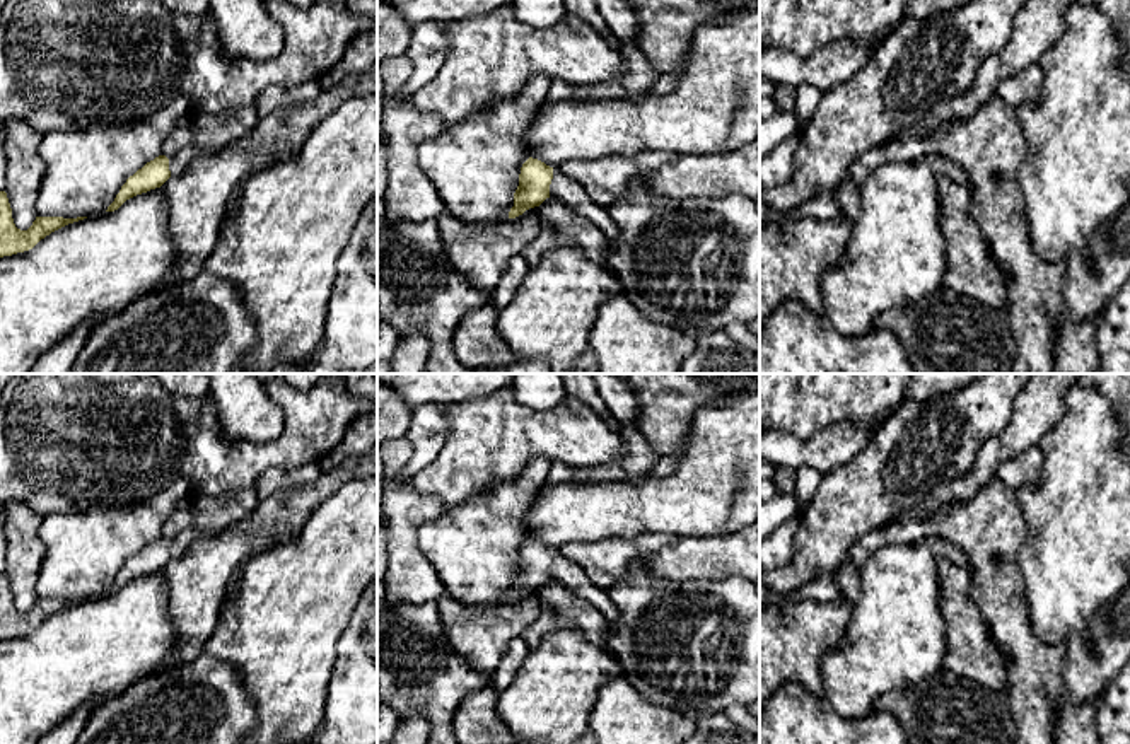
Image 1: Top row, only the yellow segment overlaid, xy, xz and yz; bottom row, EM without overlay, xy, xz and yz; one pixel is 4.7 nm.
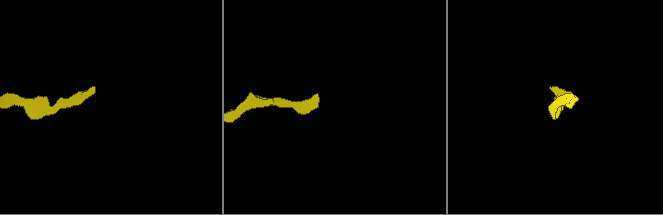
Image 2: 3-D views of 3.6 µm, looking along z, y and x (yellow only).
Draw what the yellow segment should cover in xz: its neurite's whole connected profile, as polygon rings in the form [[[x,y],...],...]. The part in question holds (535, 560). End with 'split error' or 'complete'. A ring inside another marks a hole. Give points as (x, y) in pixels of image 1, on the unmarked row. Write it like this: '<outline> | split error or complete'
[[[529,539],[521,549],[519,568],[514,575],[514,589],[509,594],[509,601],[515,601],[526,592],[539,589],[546,580],[562,584],[577,597],[592,604],[608,623],[615,623],[620,618],[620,611],[611,601],[608,589],[594,585],[584,570],[558,549],[550,549]]] | split error

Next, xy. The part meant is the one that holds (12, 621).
[[[0,573],[0,640],[29,633],[51,614],[84,601],[36,599],[27,613],[20,613],[14,606],[7,575]]] | complete

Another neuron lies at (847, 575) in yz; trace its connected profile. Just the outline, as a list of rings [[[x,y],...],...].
[[[855,563],[842,565],[833,577],[840,585],[840,599],[853,602],[859,594],[859,570]]]

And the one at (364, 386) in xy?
[[[345,374],[345,384],[353,398],[377,403],[377,375],[376,374]]]

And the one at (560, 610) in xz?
[[[546,580],[538,594],[543,609],[522,633],[529,648],[536,648],[546,633],[560,630],[579,630],[592,643],[604,645],[606,619],[592,604],[579,604],[572,590],[553,580]]]

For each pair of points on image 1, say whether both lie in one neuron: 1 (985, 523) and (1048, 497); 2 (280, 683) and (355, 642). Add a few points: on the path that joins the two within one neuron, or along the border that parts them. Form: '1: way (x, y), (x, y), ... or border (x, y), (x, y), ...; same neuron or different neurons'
1: border (1013, 494), (1026, 524), (1026, 540), (1019, 550); different neurons
2: border (352, 615), (338, 640), (337, 659), (326, 691); different neurons

